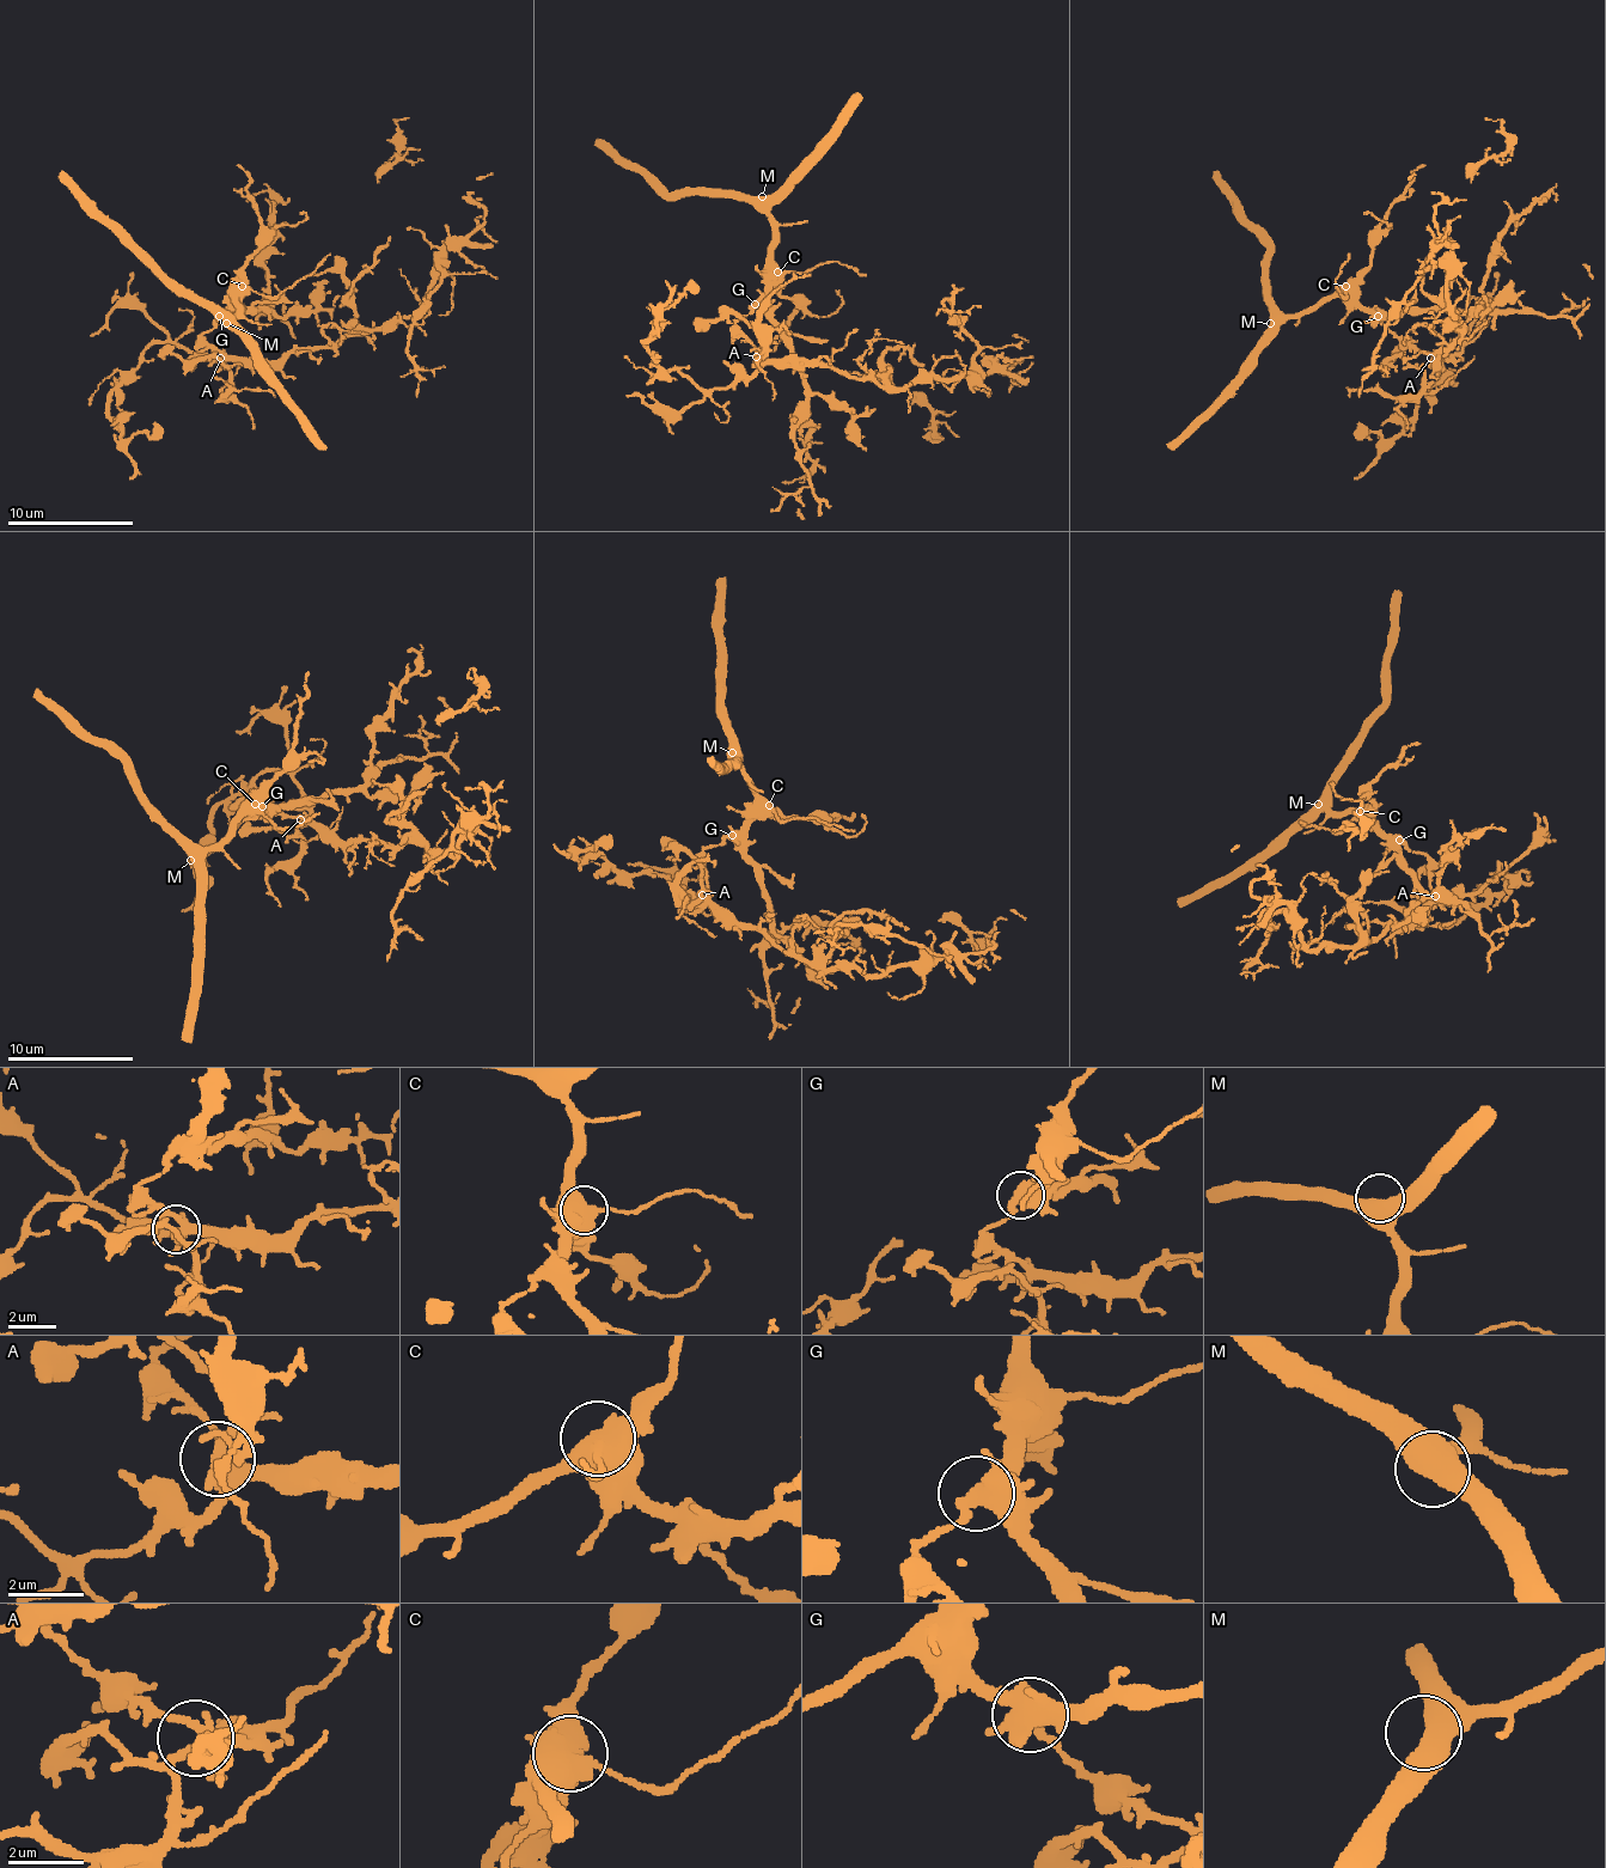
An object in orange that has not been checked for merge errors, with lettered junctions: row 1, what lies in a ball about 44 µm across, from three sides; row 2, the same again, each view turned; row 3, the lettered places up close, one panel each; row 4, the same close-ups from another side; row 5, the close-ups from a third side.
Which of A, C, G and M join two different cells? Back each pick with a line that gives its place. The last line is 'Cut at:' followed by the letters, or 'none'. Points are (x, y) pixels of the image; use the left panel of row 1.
G: place (219, 316)
Cut at: G

